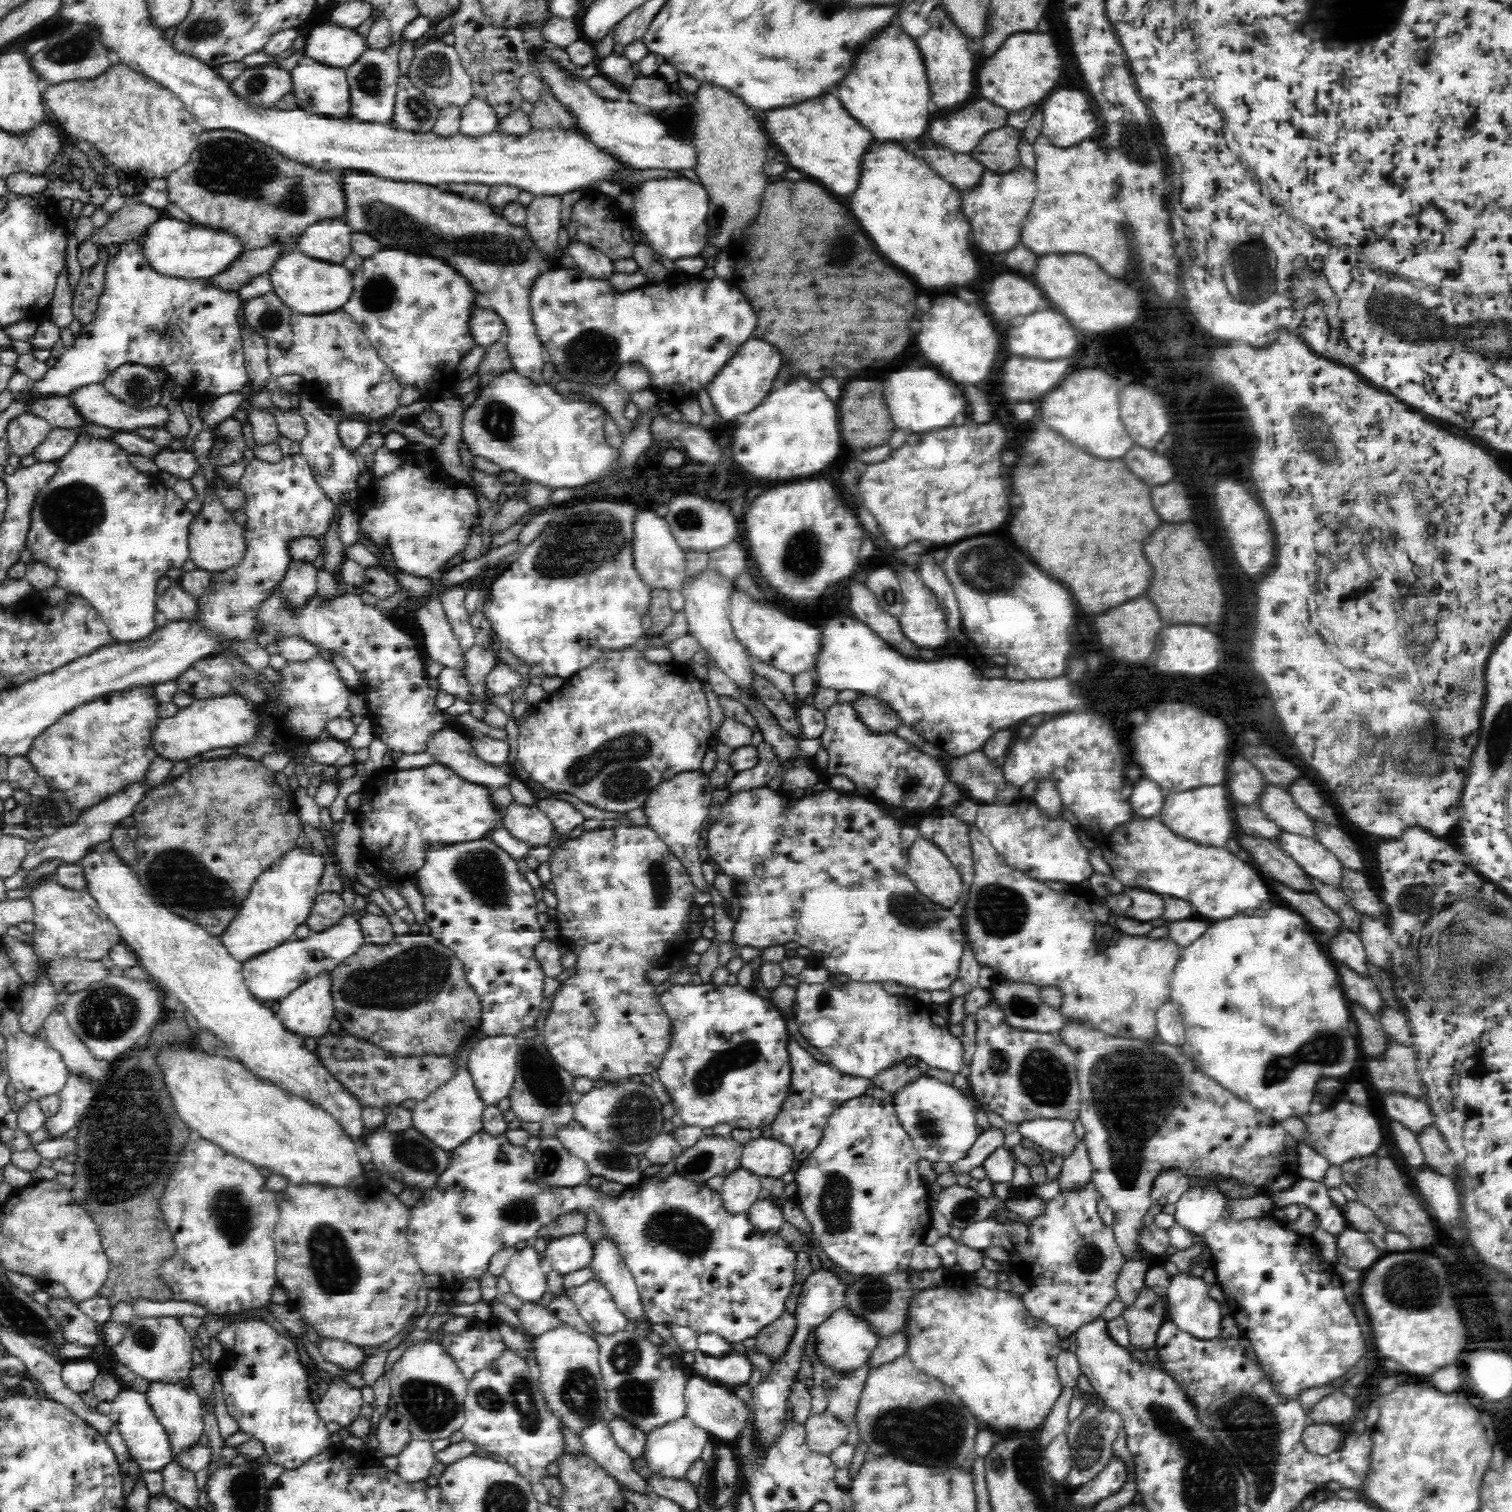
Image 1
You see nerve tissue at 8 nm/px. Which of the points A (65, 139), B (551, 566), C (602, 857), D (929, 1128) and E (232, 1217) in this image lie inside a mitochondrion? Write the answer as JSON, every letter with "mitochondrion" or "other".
{"A":"other","B":"mitochondrion","C":"other","D":"mitochondrion","E":"mitochondrion"}

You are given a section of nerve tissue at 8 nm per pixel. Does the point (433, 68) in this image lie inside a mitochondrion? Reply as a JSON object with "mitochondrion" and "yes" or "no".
{"mitochondrion":"yes"}

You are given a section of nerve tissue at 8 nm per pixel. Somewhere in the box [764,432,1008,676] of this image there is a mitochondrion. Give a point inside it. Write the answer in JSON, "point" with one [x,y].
{"point":[804,552]}

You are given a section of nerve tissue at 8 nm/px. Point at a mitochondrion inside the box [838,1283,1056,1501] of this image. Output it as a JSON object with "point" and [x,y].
{"point":[894,1430]}

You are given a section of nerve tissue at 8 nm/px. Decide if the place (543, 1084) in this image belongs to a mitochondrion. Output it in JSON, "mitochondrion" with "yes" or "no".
{"mitochondrion":"yes"}

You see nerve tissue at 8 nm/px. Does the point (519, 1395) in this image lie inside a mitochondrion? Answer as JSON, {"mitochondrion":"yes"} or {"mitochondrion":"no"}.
{"mitochondrion":"yes"}

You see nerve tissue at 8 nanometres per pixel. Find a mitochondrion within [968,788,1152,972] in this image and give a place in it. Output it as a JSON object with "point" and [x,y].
{"point":[1002,911]}

